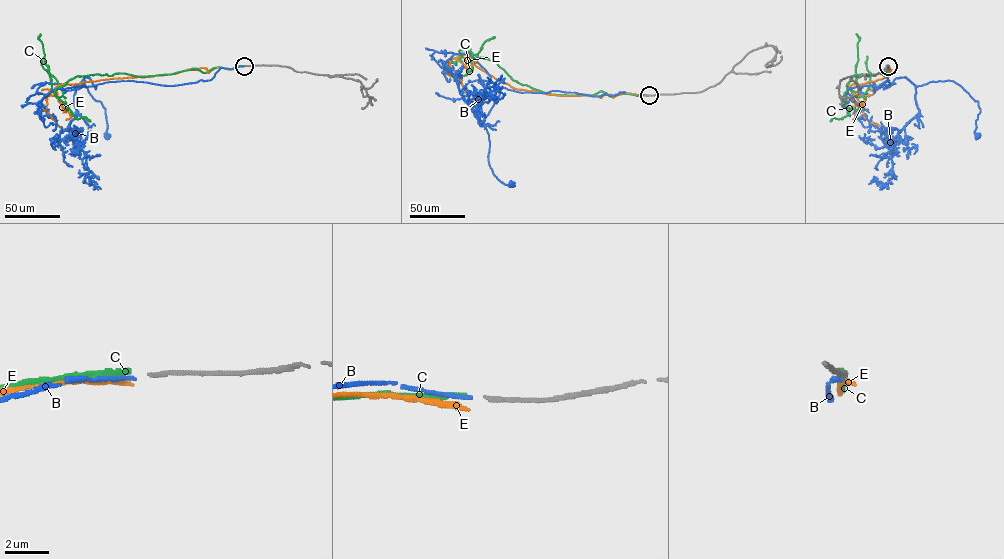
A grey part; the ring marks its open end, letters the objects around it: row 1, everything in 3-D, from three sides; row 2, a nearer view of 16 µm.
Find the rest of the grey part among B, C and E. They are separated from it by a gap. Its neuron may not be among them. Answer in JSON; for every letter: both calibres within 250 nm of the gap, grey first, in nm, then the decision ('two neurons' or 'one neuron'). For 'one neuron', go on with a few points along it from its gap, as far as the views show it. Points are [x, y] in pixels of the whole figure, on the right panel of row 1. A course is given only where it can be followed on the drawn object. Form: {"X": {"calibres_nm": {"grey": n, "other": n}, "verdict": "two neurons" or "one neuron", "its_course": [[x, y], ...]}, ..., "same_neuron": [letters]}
{"B": {"calibres_nm": {"grey": 190, "other": 170}, "verdict": "one neuron", "its_course": [[889, 66], [884, 89], [901, 77], [917, 86], [959, 84], [978, 102], [977, 135]]}, "C": {"calibres_nm": {"grey": 190, "other": 260}, "verdict": "two neurons"}, "E": {"calibres_nm": {"grey": 190, "other": 220}, "verdict": "two neurons"}, "same_neuron": ["B"]}

